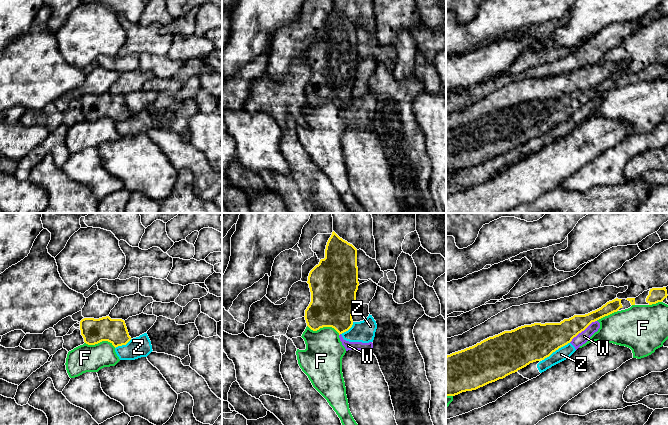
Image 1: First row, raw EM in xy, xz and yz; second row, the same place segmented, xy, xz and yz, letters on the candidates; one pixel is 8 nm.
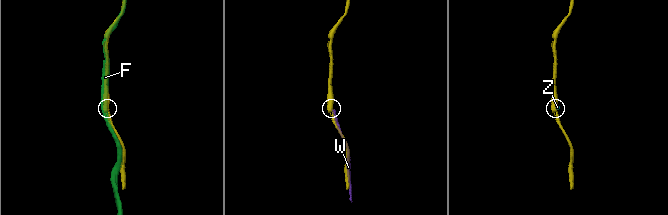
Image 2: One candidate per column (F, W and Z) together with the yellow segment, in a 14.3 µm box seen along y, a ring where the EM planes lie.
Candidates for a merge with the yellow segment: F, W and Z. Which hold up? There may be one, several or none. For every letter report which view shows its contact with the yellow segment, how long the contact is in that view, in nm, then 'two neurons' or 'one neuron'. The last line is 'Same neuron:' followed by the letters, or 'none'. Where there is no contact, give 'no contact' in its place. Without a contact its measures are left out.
F: contact in xz; length 280 nm; two neurons
W: contact in yz; length 280 nm; two neurons
Z: contact in yz; length 260 nm; two neurons
Same neuron: none

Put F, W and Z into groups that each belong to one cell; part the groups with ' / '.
F / W Z

